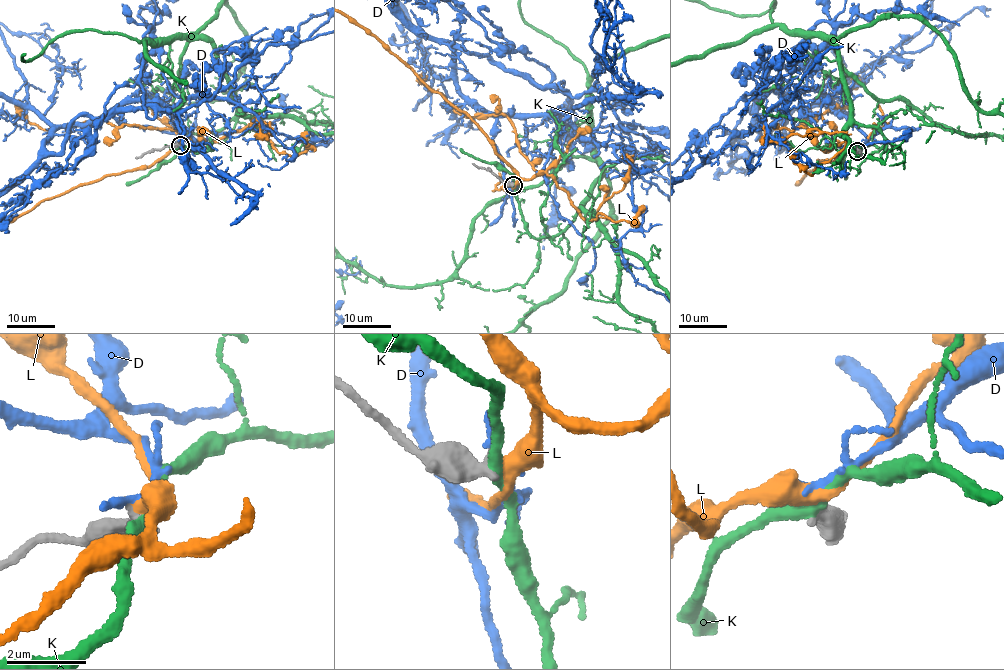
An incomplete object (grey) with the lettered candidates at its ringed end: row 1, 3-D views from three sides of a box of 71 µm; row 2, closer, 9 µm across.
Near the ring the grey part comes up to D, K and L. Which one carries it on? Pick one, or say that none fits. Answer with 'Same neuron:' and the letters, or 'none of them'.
Same neuron: none of them

